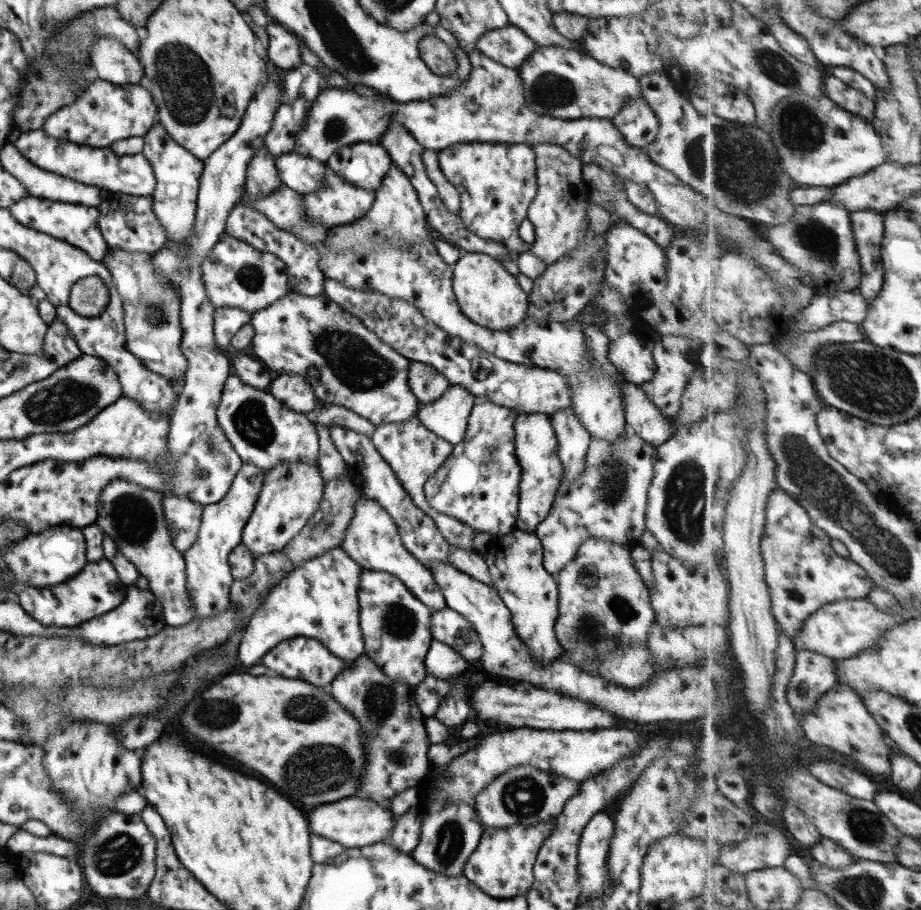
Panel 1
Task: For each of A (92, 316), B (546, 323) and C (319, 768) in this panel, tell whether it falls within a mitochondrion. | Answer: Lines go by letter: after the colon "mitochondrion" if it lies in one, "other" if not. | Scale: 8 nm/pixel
A: mitochondrion
B: other
C: mitochondrion

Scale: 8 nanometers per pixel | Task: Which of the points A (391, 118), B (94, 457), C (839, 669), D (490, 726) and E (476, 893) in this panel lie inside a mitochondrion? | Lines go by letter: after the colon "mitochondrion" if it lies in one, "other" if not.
A: other
B: other
C: other
D: other
E: other

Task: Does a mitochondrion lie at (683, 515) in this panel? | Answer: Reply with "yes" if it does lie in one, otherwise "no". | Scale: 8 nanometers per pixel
yes

